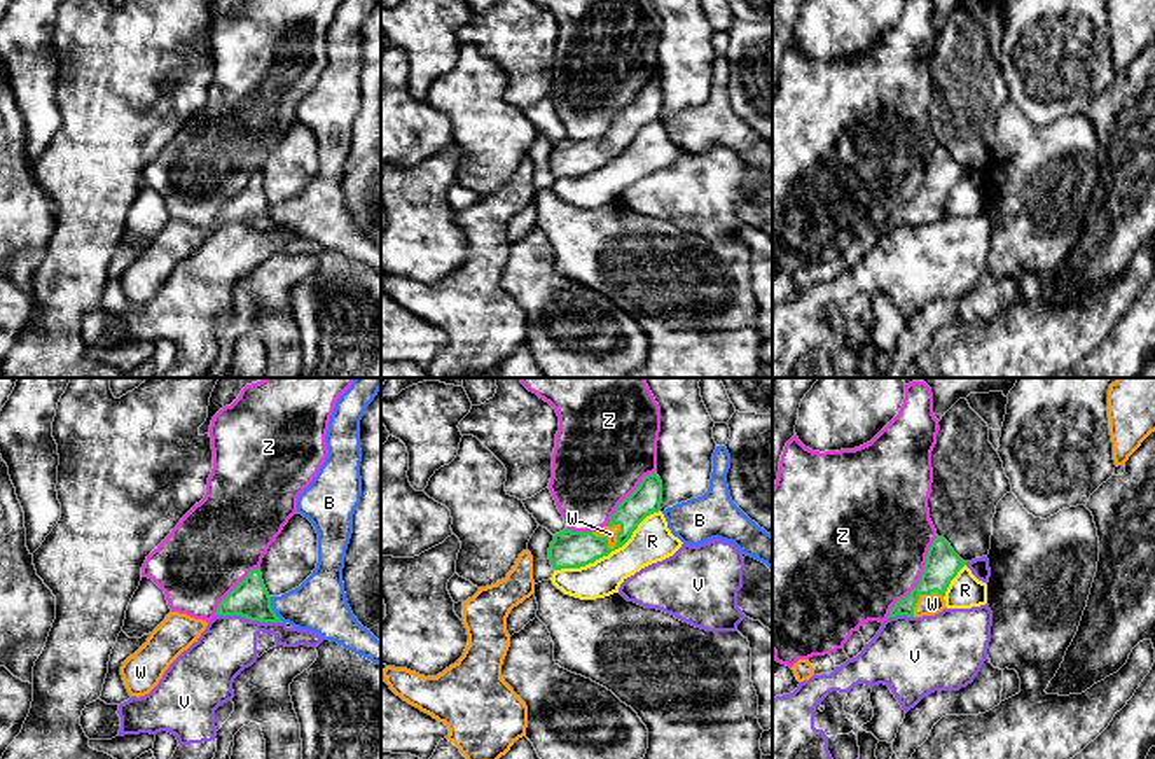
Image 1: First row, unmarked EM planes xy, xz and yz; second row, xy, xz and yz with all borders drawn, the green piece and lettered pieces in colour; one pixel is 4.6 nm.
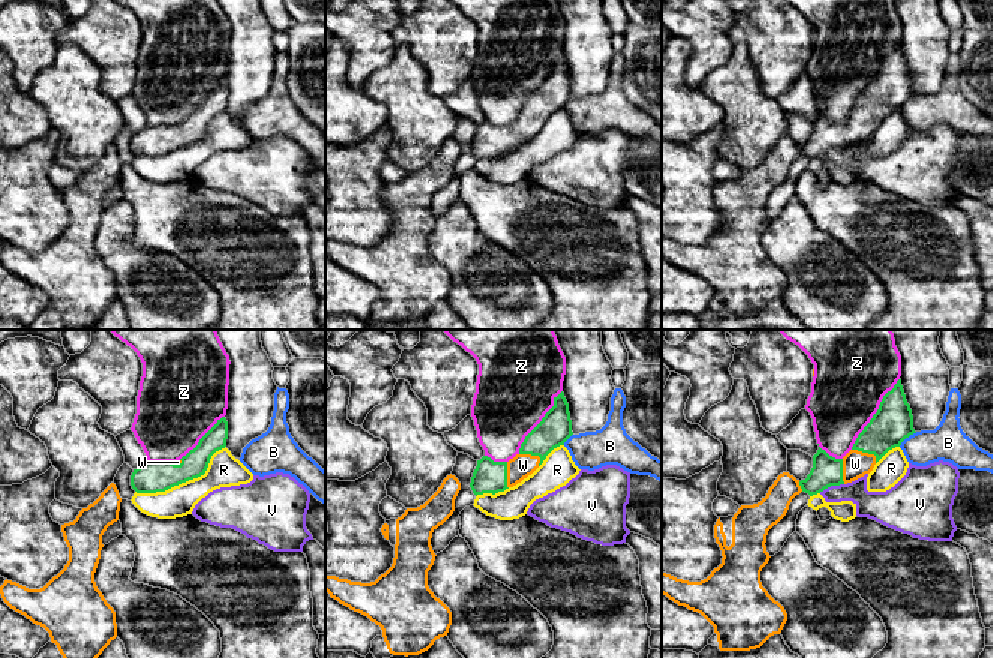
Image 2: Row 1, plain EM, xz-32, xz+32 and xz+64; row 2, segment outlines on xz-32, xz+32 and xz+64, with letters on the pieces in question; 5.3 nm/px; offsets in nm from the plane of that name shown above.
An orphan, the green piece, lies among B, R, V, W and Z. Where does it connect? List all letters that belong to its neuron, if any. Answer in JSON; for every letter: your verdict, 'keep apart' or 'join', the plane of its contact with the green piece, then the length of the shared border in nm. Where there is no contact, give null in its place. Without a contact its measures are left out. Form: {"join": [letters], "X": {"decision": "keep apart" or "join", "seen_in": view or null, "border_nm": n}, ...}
{"join": ["W"], "B": {"decision": "keep apart", "seen_in": "xy", "border_nm": 140}, "R": {"decision": "keep apart", "seen_in": "xz", "border_nm": 550}, "V": {"decision": "keep apart", "seen_in": "xy", "border_nm": 300}, "W": {"decision": "join", "seen_in": "xz", "border_nm": 150}, "Z": {"decision": "keep apart", "seen_in": "yz", "border_nm": 440}}

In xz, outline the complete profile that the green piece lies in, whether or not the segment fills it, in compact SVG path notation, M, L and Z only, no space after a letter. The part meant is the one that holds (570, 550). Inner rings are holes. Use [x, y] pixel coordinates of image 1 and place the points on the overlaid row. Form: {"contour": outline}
{"contour": "M657 472L641 479L638 488L624 498L606 526L598 532L571 532L564 528L554 535L549 560L554 570L580 568L622 547L650 514L662 504L662 481Z"}

